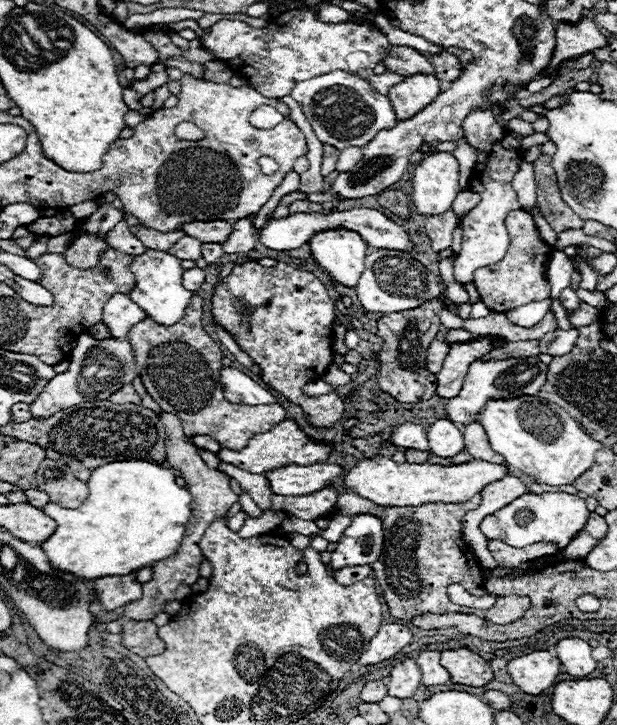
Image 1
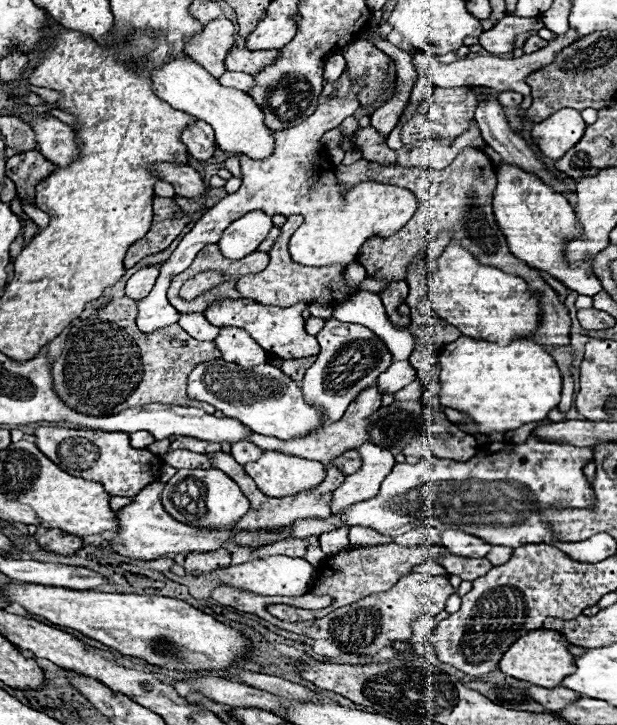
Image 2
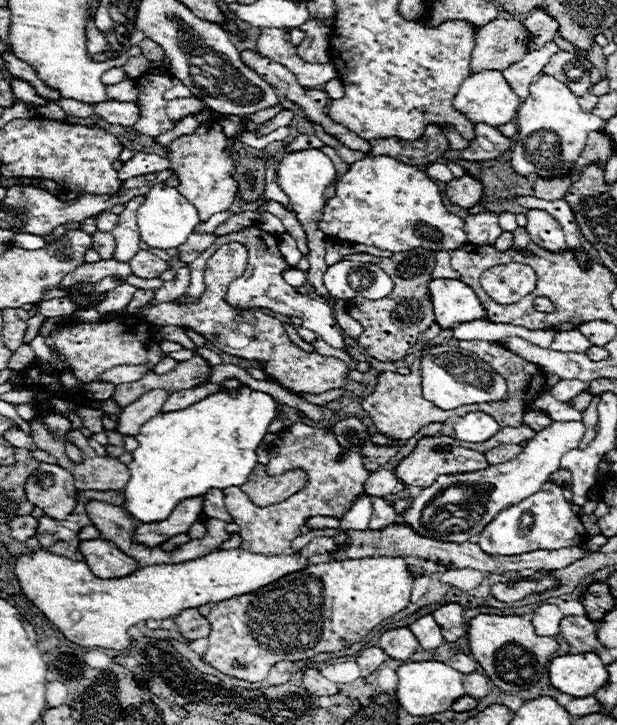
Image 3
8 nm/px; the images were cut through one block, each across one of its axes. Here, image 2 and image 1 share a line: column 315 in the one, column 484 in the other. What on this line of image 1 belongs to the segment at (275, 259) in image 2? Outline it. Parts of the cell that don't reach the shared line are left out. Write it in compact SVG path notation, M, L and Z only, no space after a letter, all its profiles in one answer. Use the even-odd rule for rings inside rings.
M524 210L510 212L504 220L504 226L510 236L510 246L508 246L506 256L500 262L478 268L474 272L474 286L478 288L482 302L494 312L508 312L528 302L540 302L540 300L546 300L550 294L550 284L546 278L546 264L550 260L552 250L542 240L542 236L536 232L536 226L530 214Z

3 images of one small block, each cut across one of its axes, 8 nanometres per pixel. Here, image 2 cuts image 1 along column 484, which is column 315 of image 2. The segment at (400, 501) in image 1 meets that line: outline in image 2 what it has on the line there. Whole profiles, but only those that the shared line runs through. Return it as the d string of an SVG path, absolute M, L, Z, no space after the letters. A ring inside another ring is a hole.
M268 450L256 462L244 466L256 486L270 498L292 496L318 486L326 478L326 468L320 462L310 462L292 454Z

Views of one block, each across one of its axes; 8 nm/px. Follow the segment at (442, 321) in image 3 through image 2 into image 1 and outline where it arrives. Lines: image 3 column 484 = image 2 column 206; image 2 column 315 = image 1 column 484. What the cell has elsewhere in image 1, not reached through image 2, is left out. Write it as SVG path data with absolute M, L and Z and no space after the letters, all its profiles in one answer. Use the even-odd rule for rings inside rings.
M484 336L480 340L468 340L468 342L454 342L448 344L450 352L444 358L442 370L436 374L438 378L438 388L436 394L442 398L454 398L462 390L464 376L468 372L468 366L478 358L486 356L488 352L502 348L506 344L504 338L500 342L492 342L492 338Z

